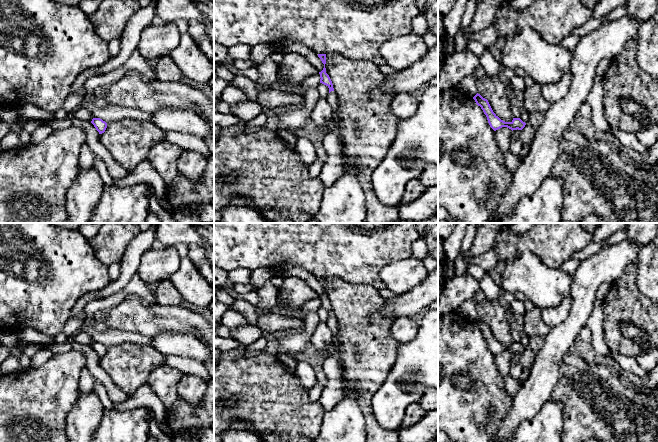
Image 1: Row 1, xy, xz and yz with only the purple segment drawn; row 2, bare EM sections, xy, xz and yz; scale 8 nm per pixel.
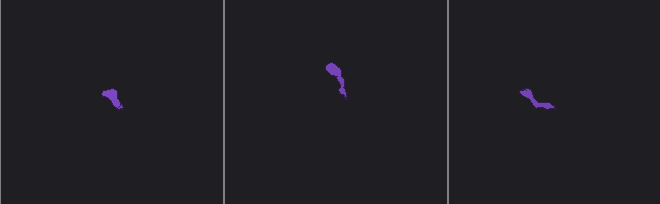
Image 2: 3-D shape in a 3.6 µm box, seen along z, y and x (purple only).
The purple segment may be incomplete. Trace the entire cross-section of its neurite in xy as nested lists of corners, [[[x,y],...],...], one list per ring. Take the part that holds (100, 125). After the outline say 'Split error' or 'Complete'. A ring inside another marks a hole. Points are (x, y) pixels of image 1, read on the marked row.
[[[93,118],[91,123],[94,125],[99,134],[104,133],[107,128],[107,123],[100,118]]]. Complete

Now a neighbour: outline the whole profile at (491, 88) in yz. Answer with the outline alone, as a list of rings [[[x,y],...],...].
[[[485,75],[476,80],[478,94],[487,99],[493,112],[501,120],[512,122],[511,100],[507,95],[505,85],[497,77]]]

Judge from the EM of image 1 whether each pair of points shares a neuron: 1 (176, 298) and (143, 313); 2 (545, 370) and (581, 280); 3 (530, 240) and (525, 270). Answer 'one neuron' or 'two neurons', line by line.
1: two neurons
2: one neuron
3: two neurons

